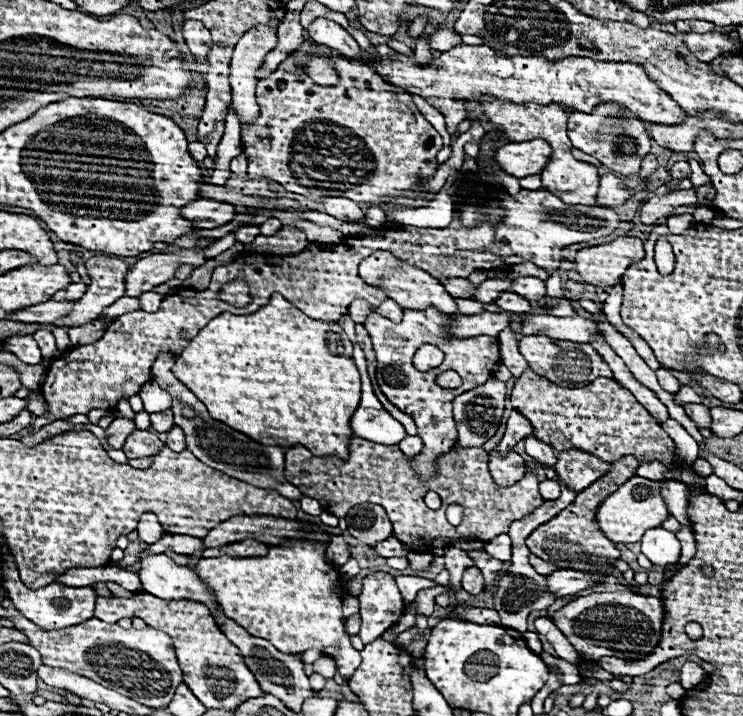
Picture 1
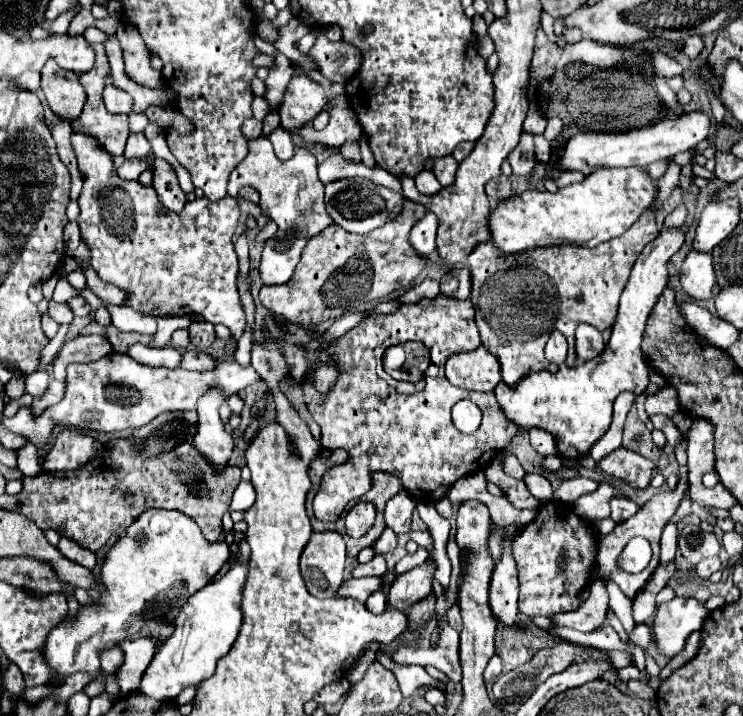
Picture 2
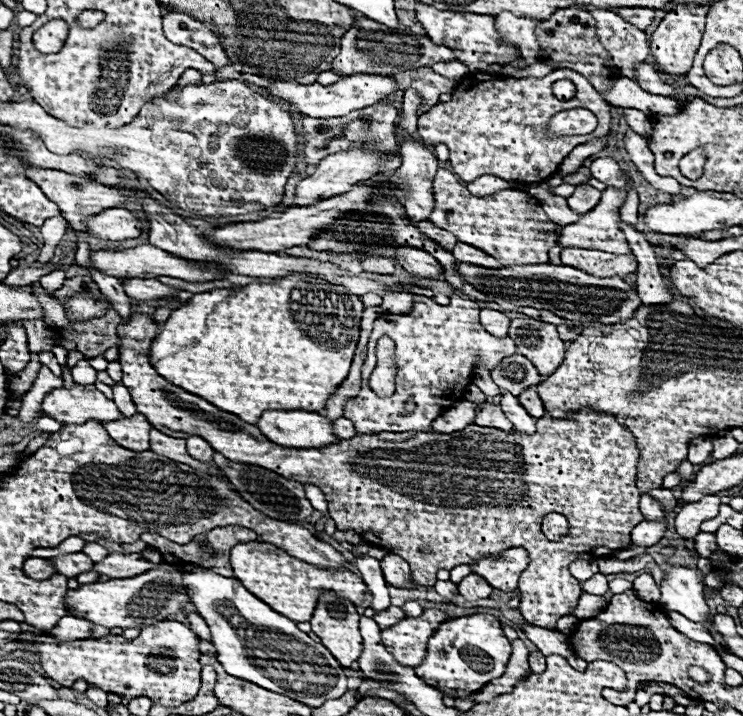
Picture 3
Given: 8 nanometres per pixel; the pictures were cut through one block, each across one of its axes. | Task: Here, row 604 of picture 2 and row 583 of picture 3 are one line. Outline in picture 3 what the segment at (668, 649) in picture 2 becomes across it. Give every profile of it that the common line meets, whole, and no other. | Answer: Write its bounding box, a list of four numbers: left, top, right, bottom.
[660,566,714,630]

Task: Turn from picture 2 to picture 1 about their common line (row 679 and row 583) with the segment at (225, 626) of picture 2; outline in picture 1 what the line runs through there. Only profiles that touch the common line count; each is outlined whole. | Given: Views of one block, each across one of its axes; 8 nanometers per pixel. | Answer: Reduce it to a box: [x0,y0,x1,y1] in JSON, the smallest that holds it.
[138,554,220,610]

